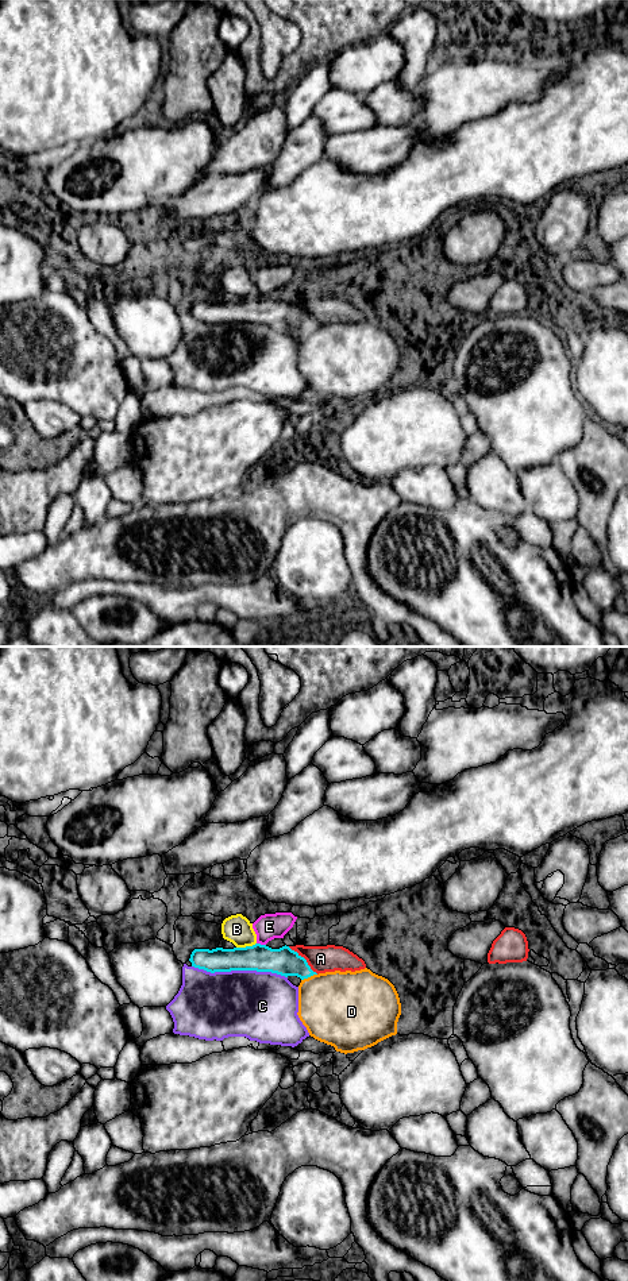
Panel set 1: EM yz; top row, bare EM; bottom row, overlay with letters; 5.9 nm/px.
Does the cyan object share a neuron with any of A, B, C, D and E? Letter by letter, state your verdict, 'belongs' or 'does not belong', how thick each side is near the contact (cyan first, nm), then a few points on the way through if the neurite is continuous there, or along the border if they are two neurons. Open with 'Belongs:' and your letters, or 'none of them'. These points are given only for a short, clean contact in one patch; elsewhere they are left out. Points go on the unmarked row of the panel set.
Belongs: none of them
A: does not belong | 170/160 nm
B: does not belong | 170/170 nm | along yz (255, 294), (237, 300)
C: does not belong | 160/400 nm
D: does not belong | 170/440 nm
E: does not belong | 170/160 nm | along yz (257, 294), (265, 297)

